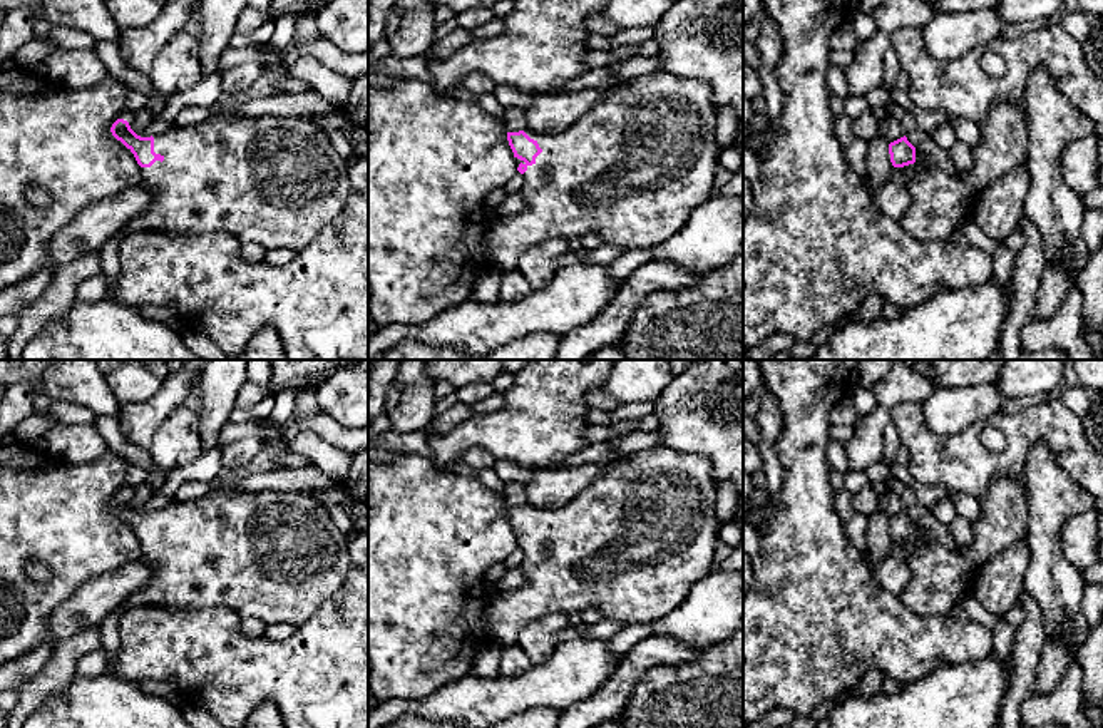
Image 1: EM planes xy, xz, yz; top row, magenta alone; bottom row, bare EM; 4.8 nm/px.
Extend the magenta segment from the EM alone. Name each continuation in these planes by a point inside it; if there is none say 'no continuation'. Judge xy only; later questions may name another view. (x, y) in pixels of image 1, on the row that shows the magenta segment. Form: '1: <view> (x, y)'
1: xy (277, 181)

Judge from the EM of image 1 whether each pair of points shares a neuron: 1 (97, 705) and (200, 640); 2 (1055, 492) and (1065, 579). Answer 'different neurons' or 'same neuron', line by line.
1: different neurons
2: same neuron

